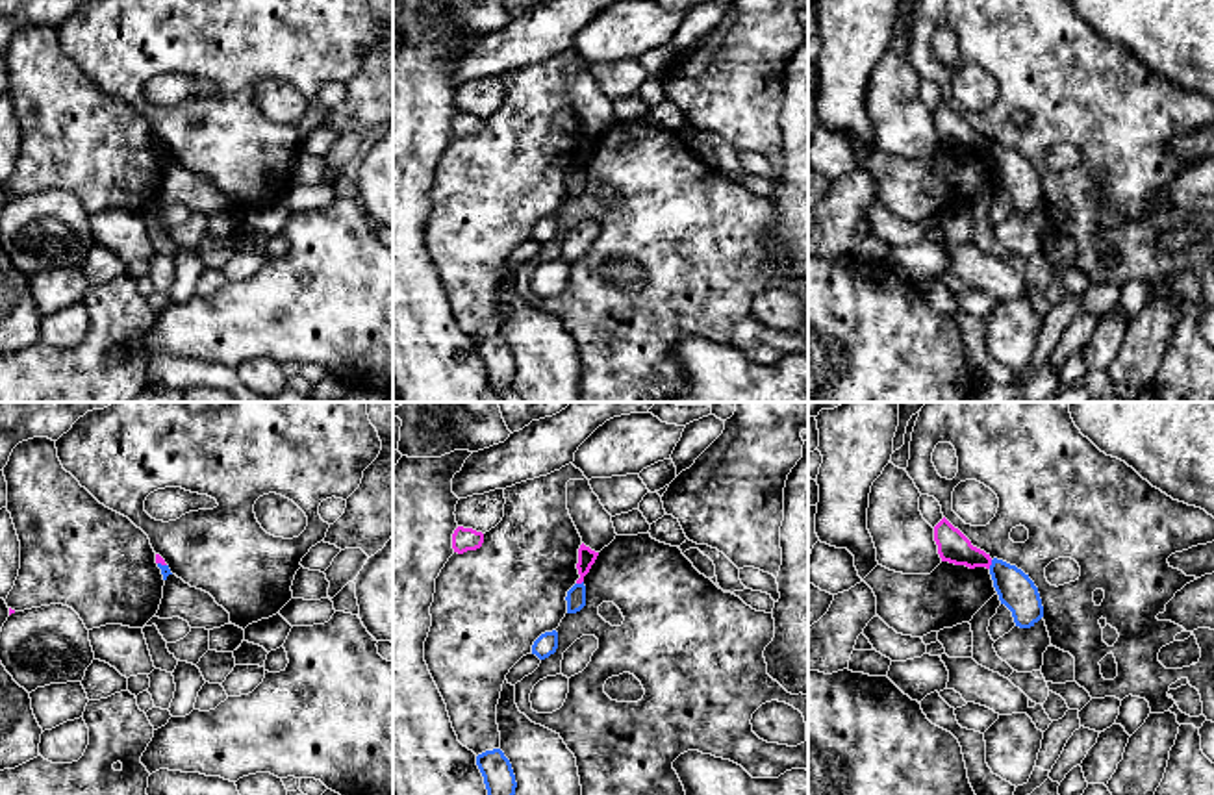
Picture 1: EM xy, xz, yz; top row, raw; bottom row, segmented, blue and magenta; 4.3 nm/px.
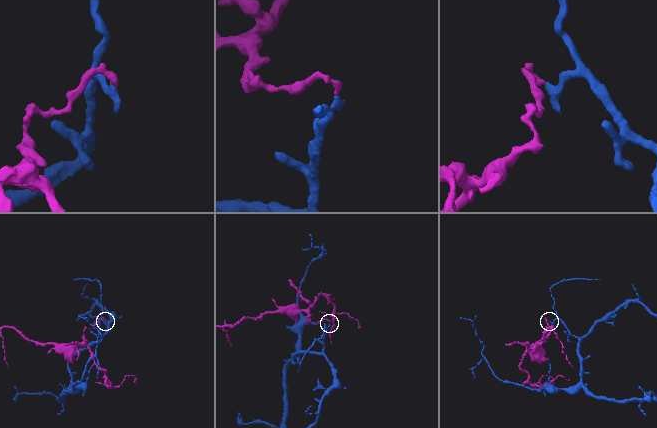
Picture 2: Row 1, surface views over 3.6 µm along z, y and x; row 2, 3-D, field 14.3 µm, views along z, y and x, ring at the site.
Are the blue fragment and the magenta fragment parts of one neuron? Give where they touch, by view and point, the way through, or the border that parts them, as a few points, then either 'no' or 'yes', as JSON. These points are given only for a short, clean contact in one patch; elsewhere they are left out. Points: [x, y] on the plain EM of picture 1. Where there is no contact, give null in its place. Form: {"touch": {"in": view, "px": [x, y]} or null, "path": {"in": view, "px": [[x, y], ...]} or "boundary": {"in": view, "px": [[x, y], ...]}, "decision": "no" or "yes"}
{"touch": {"in": "yz", "px": [992, 149]}, "path": {"in": "yz", "px": [[1016, 175], [992, 149], [953, 132]]}, "decision": "yes"}

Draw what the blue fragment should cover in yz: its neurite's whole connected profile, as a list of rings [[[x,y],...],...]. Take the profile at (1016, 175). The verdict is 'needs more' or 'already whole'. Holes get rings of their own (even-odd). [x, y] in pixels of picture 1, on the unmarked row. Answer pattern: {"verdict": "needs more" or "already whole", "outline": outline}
{"verdict": "needs more", "outline": [[[945,102],[934,111],[934,126],[942,146],[990,156],[999,185],[1012,196],[1016,211],[1031,213],[1043,202],[1038,172],[1021,154],[997,143],[992,145]]]}

